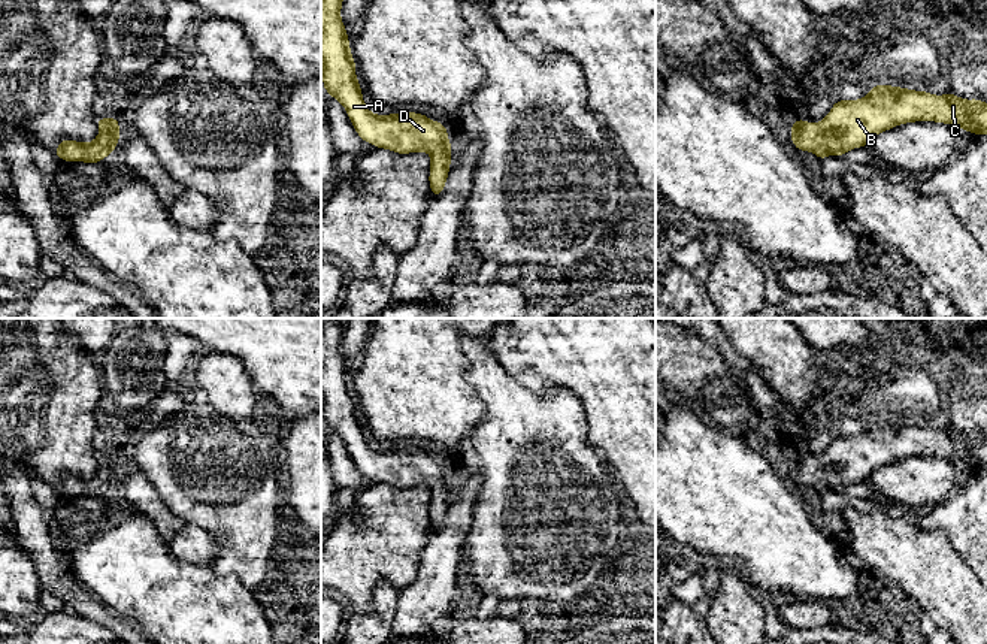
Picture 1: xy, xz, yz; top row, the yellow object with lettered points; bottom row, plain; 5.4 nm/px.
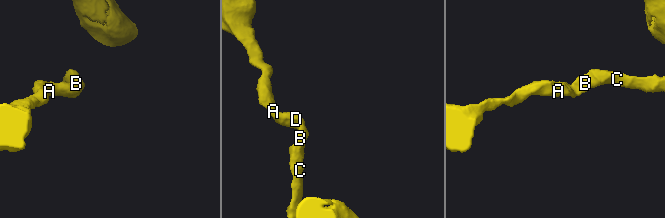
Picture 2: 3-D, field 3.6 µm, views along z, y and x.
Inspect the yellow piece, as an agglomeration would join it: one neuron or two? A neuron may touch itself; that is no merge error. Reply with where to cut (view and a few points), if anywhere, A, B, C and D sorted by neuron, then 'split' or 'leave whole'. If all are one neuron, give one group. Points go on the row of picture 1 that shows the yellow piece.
no cut | A B C D | leave whole

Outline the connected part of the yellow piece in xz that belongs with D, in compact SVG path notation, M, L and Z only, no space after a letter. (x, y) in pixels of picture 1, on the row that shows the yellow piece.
M321 0L324 91L342 103L361 140L397 154L429 152L432 197L439 196L448 178L452 154L446 126L424 114L375 115L366 108L340 9L342 0Z

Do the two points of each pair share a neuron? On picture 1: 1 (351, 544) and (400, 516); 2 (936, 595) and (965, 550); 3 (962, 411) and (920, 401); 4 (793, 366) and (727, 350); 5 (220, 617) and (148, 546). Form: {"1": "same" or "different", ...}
{"1": "same", "2": "different", "3": "different", "4": "different", "5": "same"}

